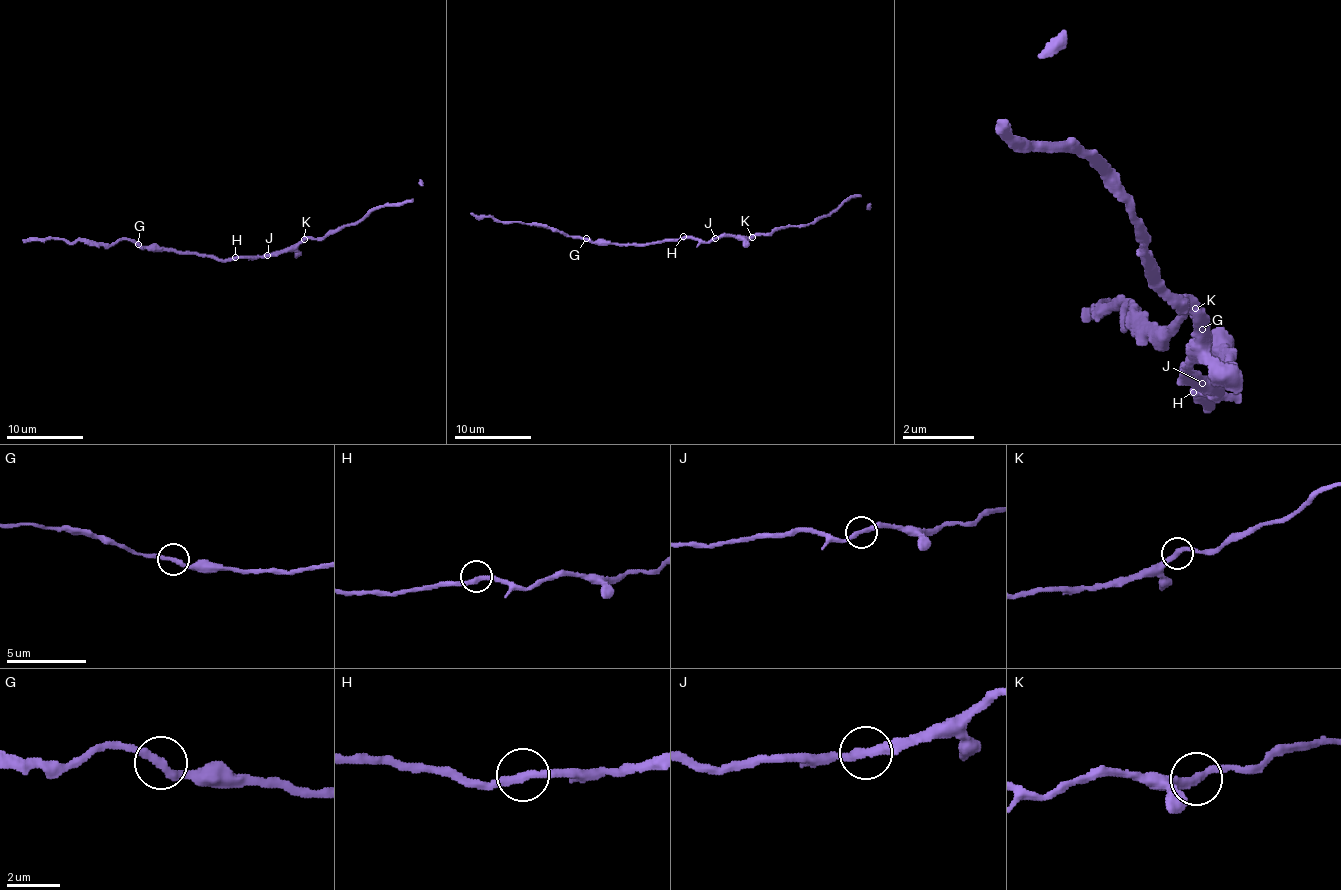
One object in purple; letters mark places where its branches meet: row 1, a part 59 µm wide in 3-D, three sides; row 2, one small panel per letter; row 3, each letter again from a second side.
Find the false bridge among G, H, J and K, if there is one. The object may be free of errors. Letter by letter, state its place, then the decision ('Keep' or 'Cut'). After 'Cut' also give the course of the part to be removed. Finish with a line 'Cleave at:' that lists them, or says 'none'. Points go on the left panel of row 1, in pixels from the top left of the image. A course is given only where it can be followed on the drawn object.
G: Place: (138, 244). Keep
H: Place: (235, 257). Keep
J: Place: (267, 255). Keep
K: Place: (304, 239). Keep
Cleave at: none

